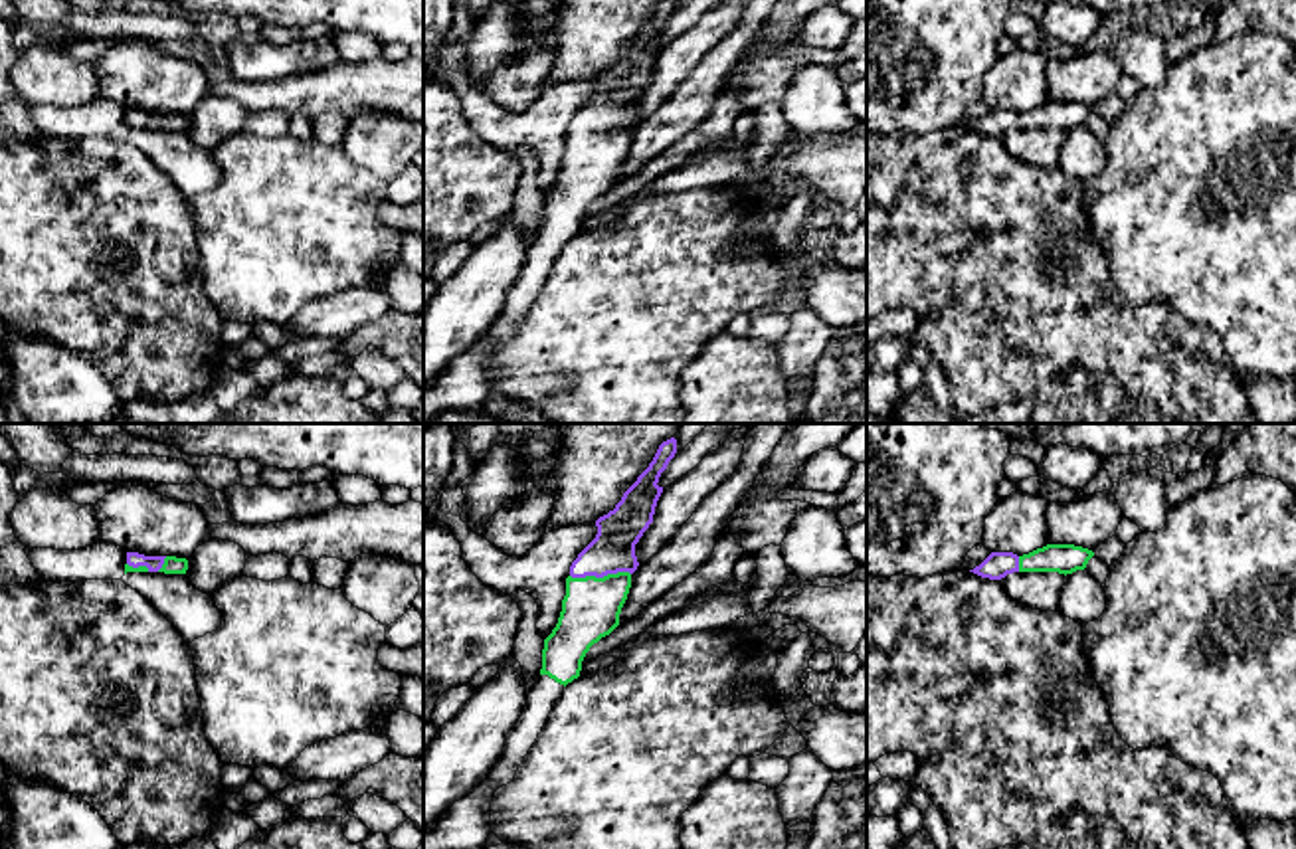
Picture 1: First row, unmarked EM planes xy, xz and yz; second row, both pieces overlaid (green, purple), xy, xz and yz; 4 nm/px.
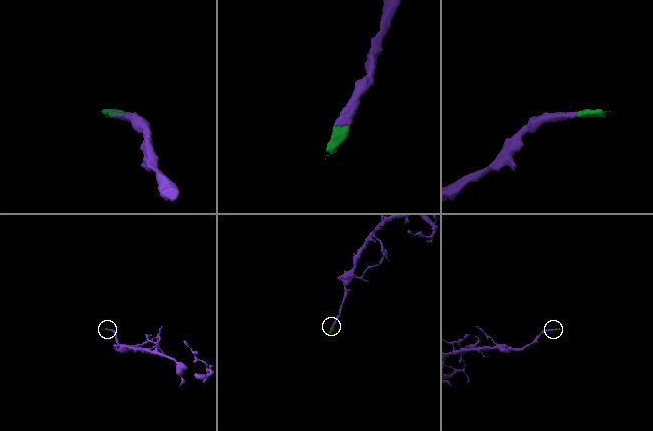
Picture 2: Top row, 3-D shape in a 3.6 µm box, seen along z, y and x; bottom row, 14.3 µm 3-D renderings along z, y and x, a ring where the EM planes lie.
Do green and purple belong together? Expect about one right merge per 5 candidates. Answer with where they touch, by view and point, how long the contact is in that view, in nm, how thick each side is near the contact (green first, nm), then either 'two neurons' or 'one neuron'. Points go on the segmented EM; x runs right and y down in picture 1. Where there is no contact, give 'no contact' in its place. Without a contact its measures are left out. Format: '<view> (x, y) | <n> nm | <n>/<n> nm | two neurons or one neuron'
xz (600, 578) | 240 nm | 240/180 nm | one neuron

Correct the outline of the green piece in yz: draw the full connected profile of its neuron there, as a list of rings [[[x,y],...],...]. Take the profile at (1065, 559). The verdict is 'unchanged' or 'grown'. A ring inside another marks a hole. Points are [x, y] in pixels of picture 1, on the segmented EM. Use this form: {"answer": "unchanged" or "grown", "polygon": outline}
{"answer": "grown", "polygon": [[[1047,544],[1029,554],[1017,556],[1013,552],[991,552],[973,574],[989,580],[1001,580],[1013,572],[1059,572],[1072,574],[1084,570],[1092,550],[1074,544]]]}

